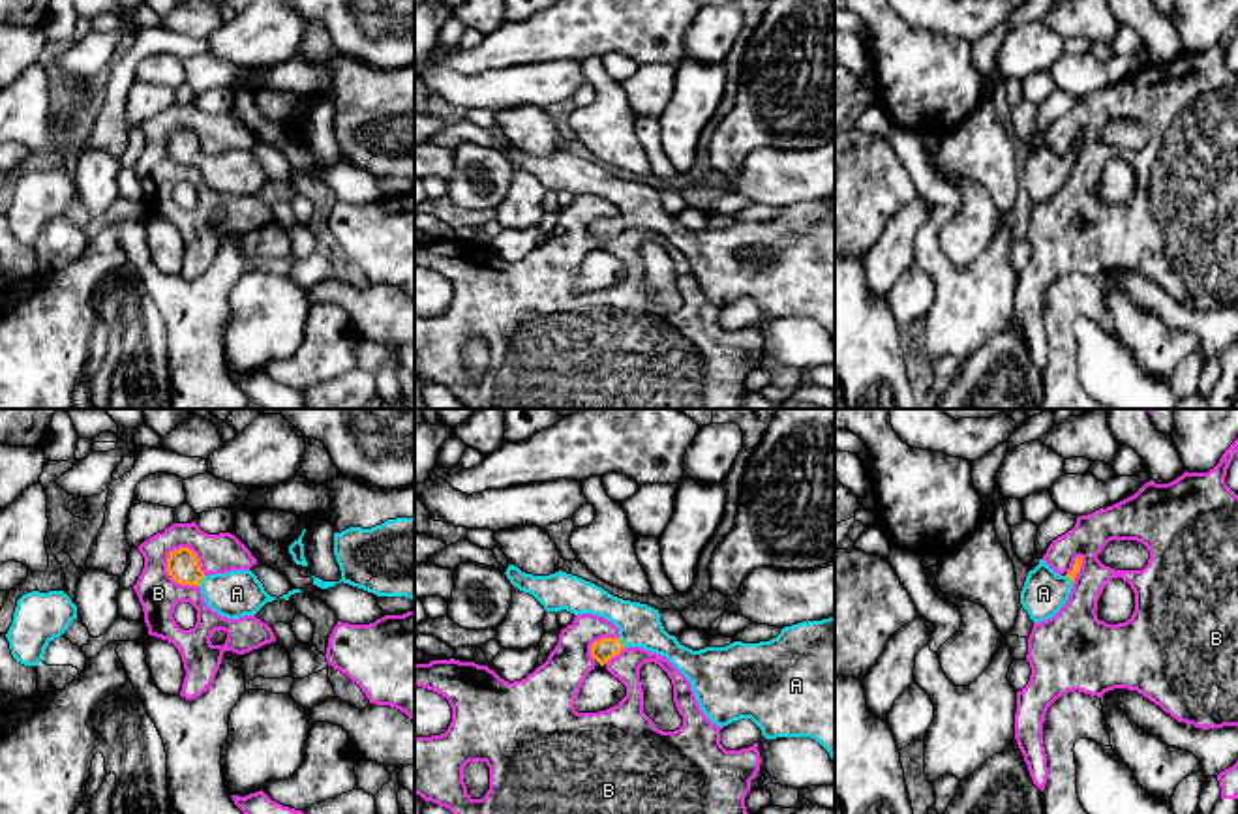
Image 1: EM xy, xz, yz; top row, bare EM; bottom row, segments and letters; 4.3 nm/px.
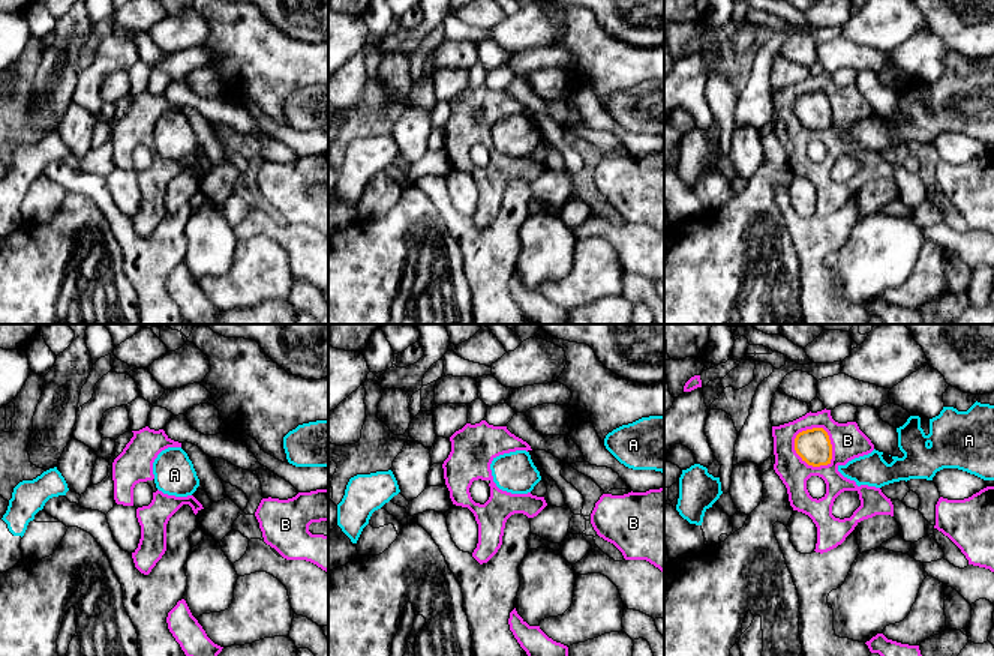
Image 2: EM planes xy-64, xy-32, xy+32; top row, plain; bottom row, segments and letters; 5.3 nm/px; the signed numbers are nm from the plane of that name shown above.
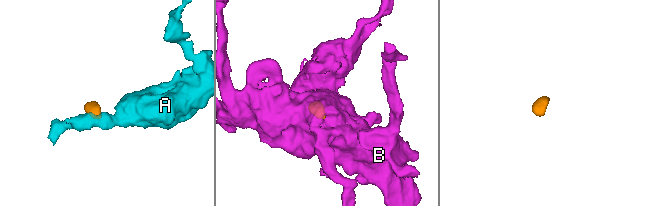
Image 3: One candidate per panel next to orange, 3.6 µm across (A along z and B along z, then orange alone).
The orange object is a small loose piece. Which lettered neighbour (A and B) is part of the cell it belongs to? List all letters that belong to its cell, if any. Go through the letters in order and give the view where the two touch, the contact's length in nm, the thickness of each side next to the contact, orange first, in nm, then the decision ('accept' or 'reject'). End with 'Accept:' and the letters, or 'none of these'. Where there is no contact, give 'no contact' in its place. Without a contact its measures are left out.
A: contact in xy; length 60 nm; calibres 140 and 200 nm; accept
B: contact in xy; length 200 nm; calibres 140 and 180 nm; reject
Accept: A

